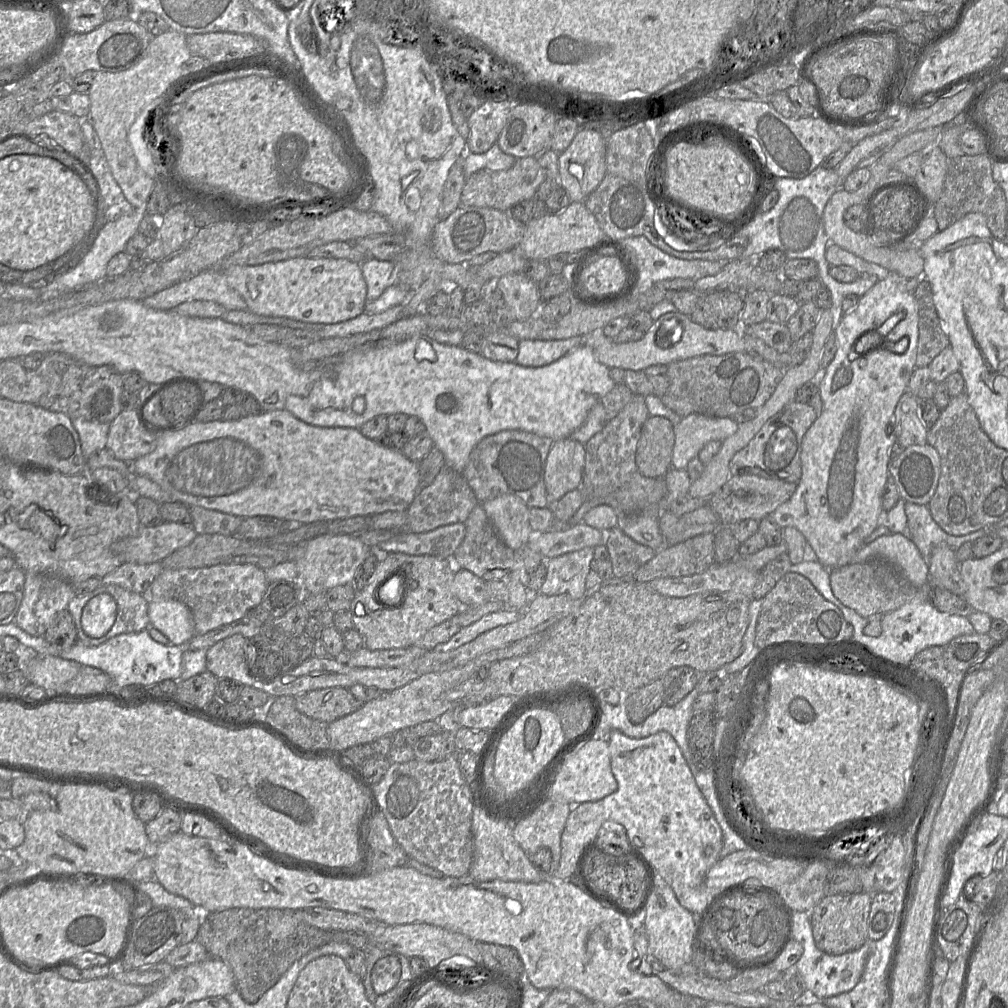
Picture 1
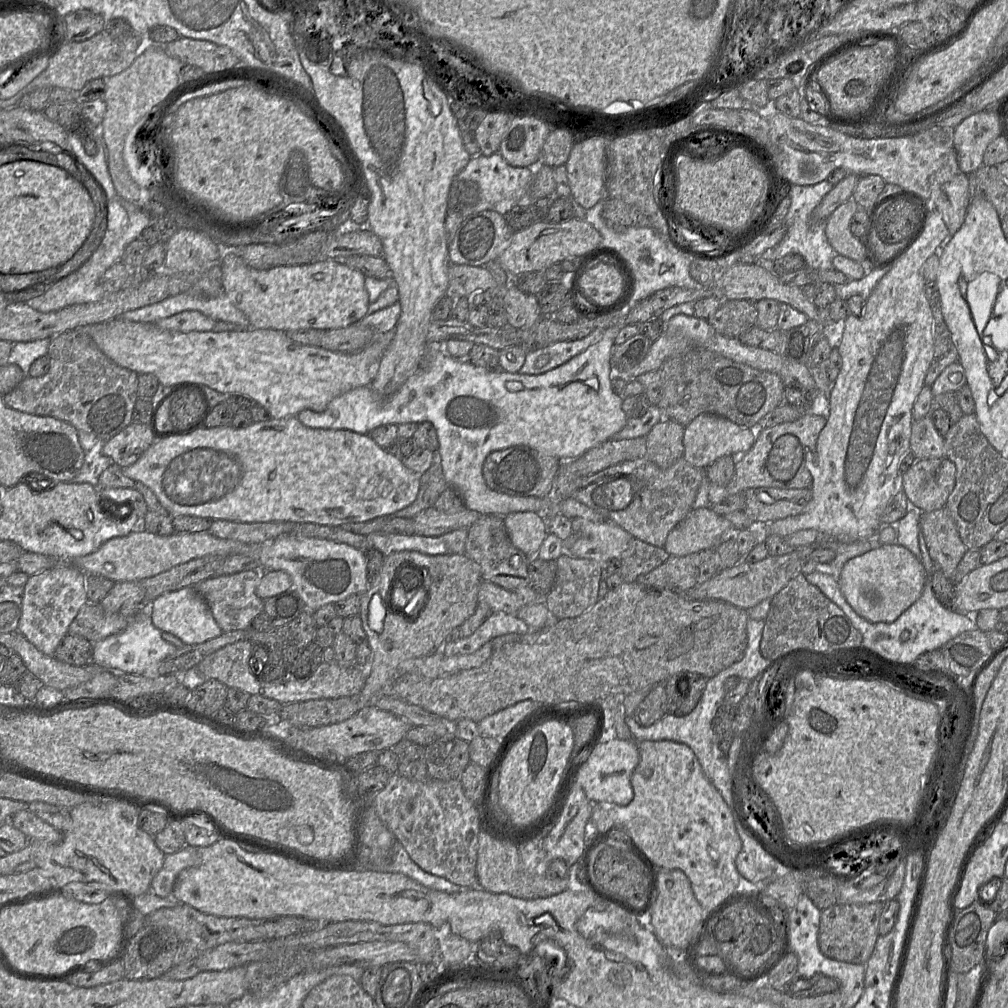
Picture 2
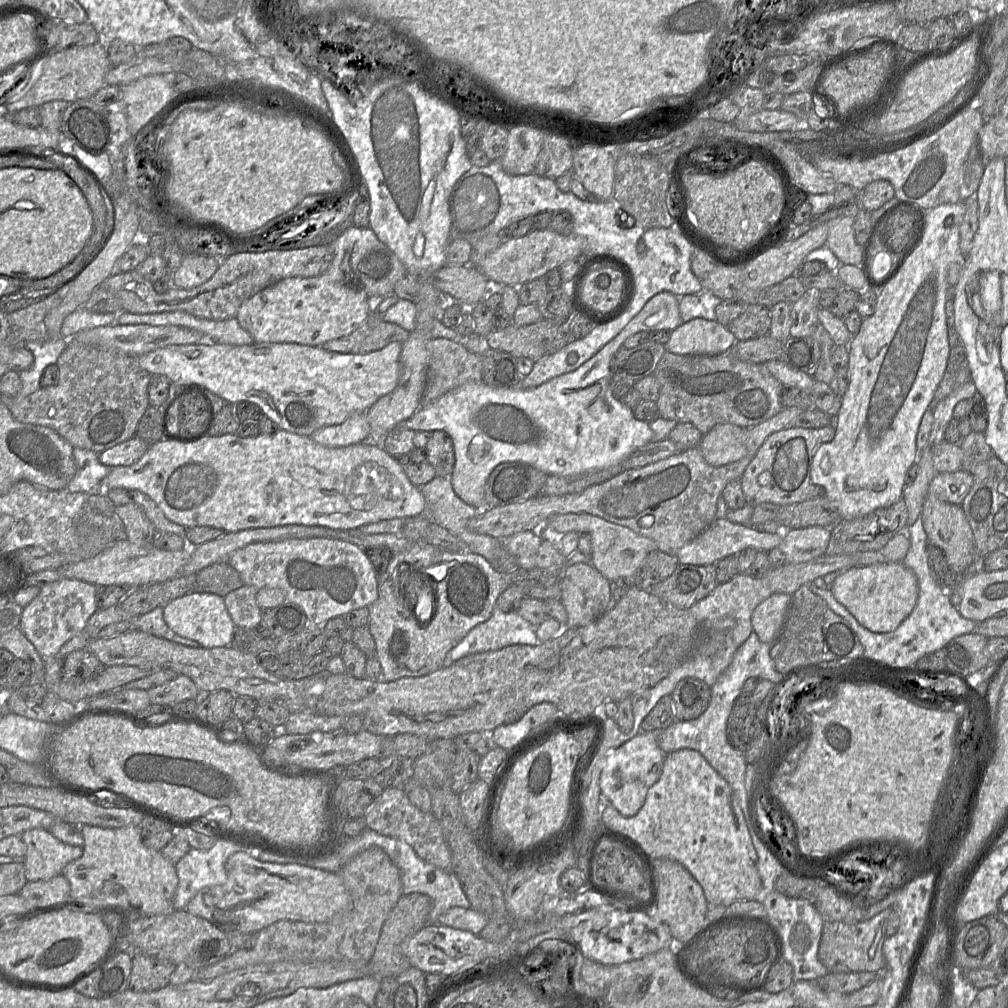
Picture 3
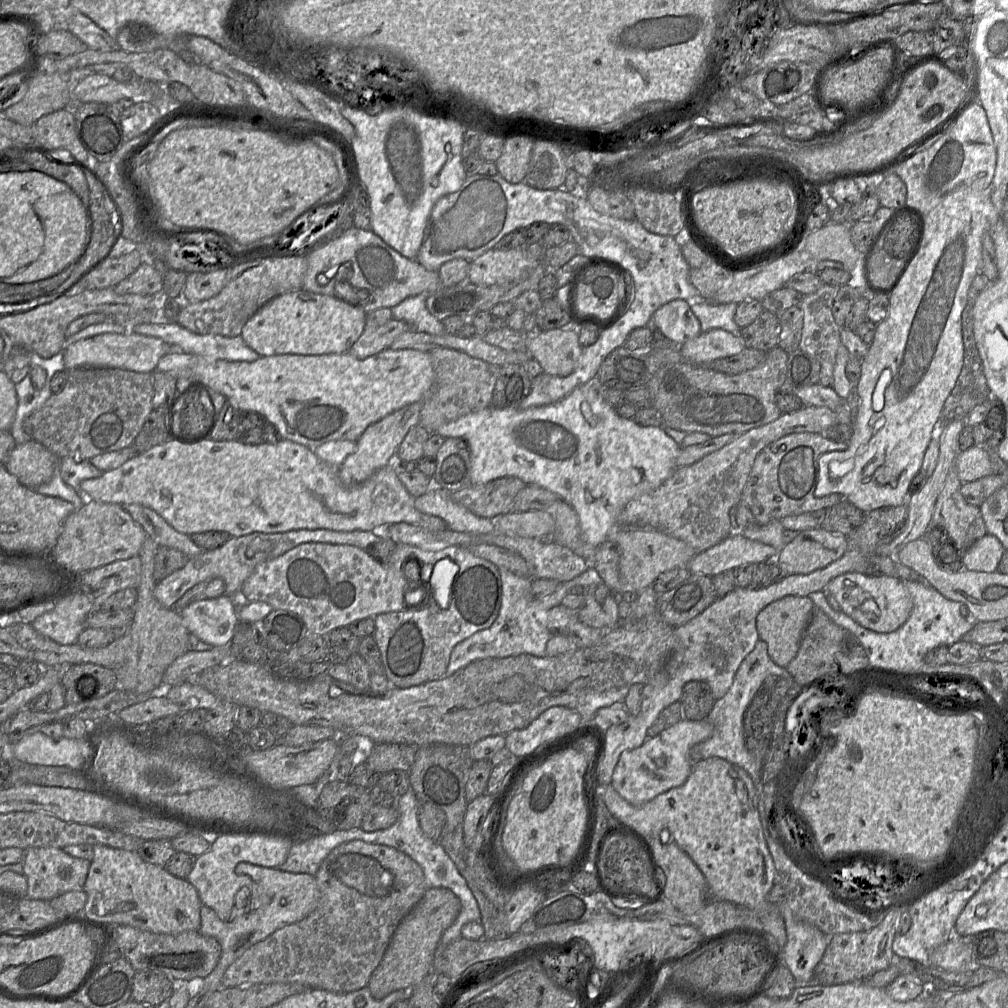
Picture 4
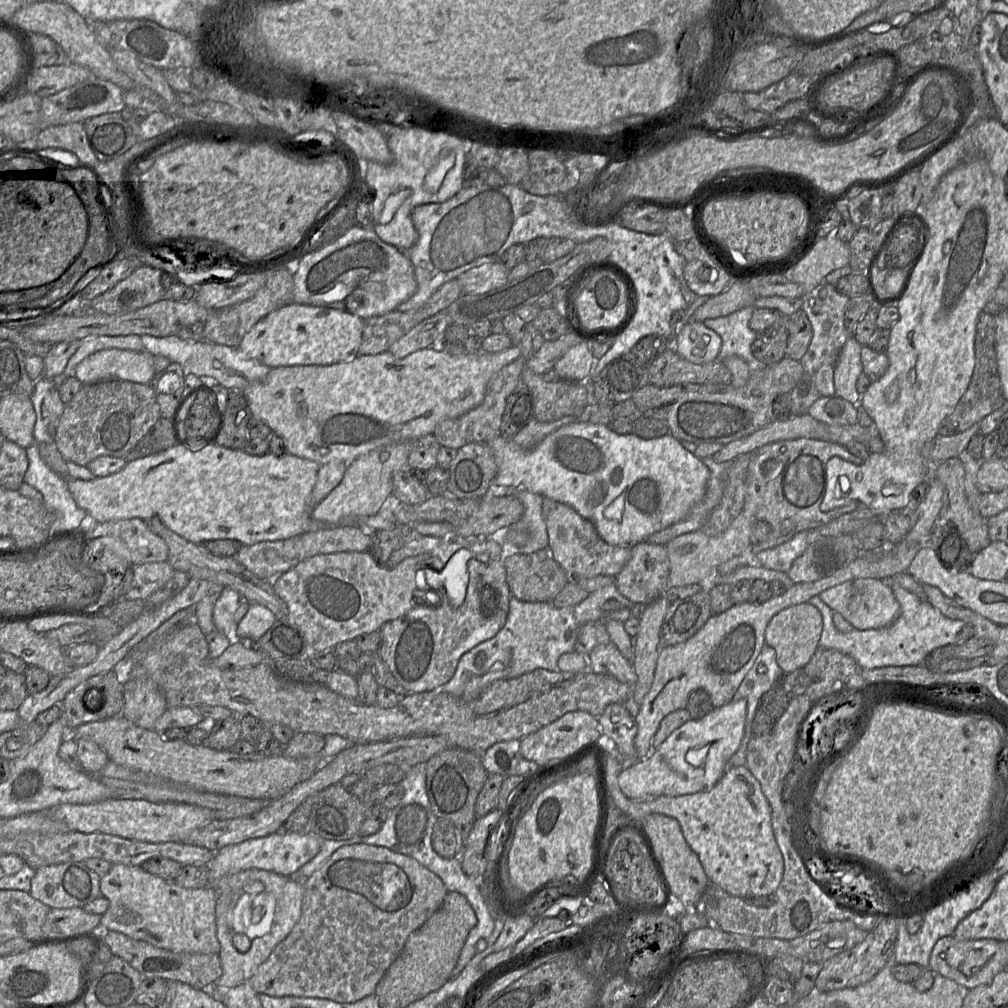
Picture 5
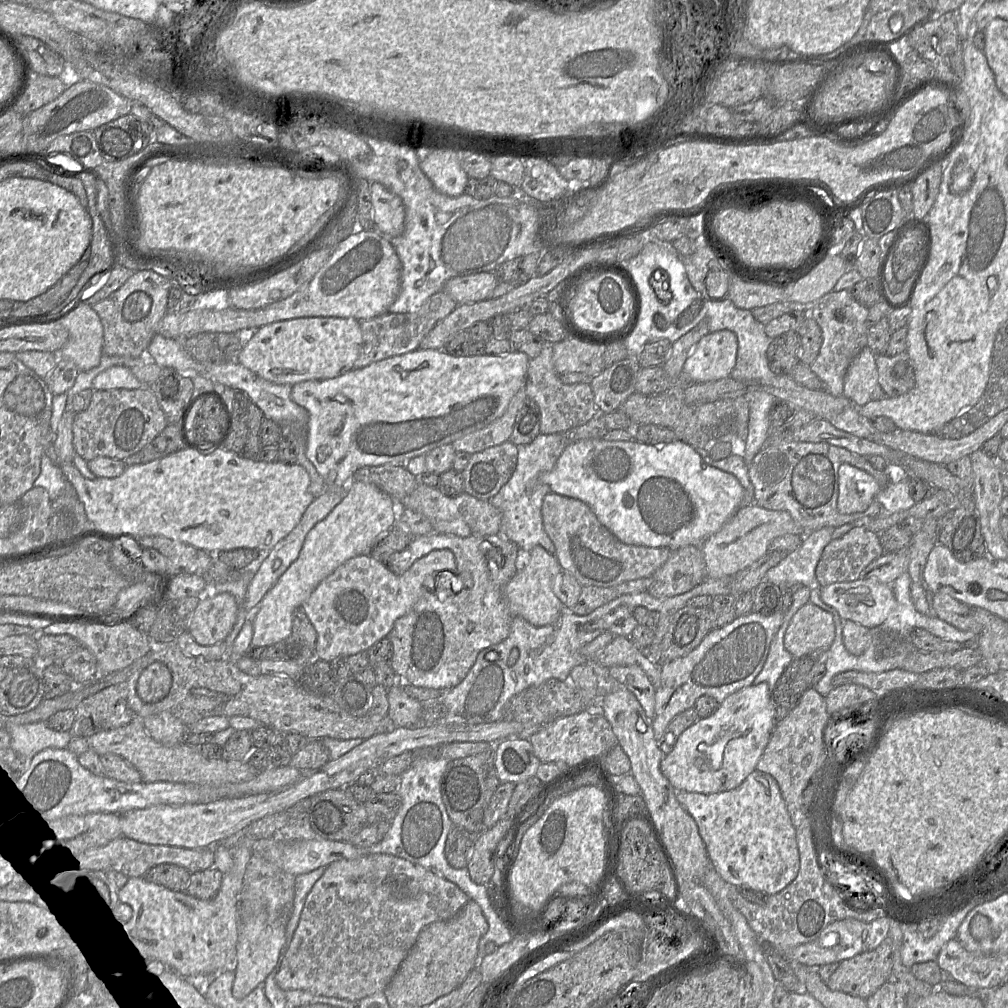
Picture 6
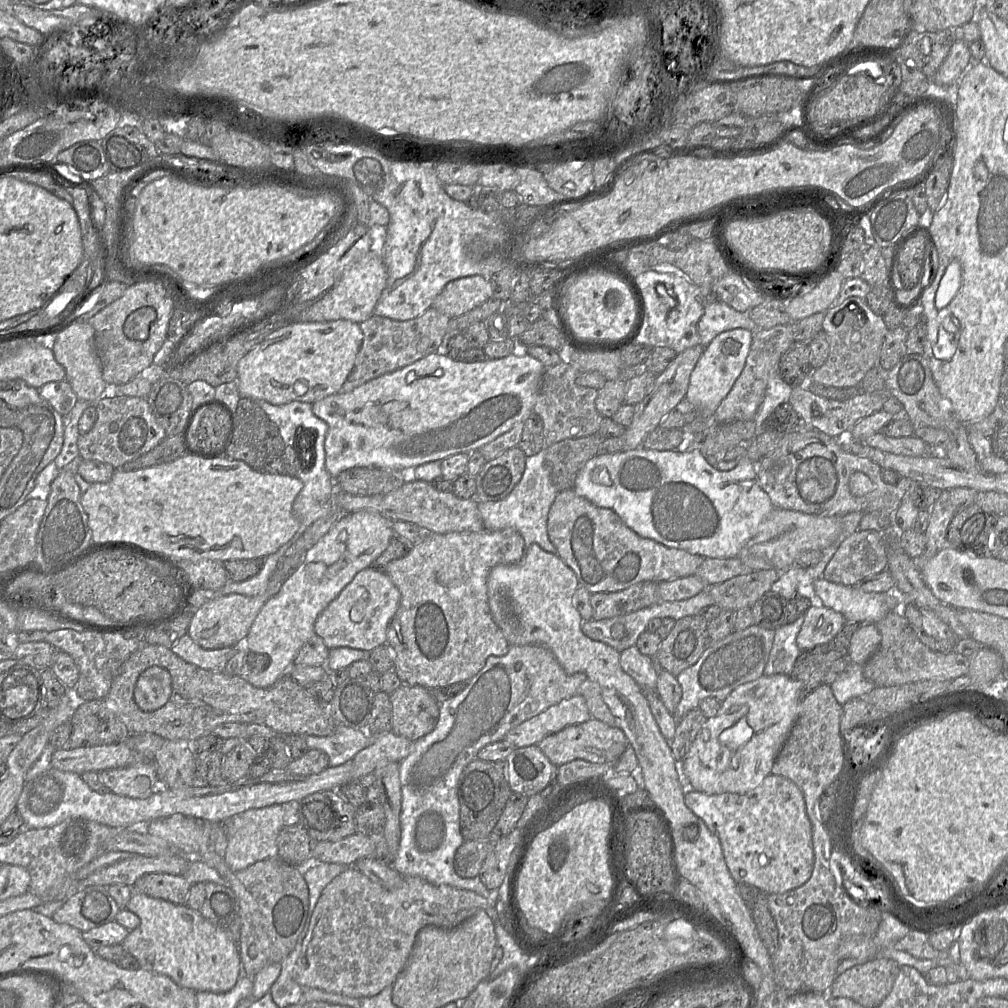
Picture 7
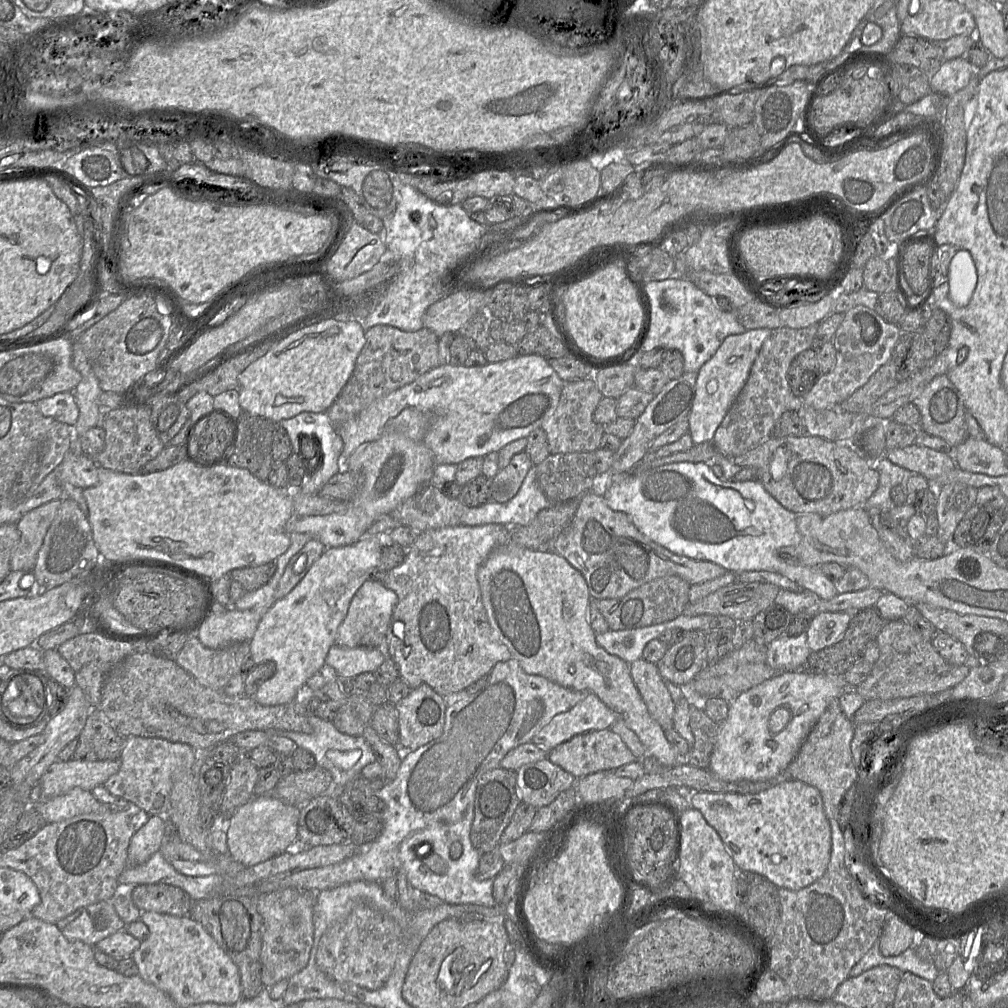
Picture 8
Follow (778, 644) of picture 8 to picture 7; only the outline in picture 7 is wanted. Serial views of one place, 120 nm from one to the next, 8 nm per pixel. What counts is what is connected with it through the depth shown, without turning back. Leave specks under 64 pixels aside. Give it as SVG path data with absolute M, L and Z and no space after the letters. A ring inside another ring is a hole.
M800 616L793 623L786 623L776 629L763 675L791 674L794 664L802 652L797 645L796 638L803 619L804 616Z

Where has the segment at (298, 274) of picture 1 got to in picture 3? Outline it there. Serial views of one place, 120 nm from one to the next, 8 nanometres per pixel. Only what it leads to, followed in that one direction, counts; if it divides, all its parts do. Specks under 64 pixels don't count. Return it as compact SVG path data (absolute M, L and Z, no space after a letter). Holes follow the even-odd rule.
M316 276L289 277L266 287L243 302L236 318L255 343L297 343L321 347L330 340L353 333L369 316L368 296L363 290Z

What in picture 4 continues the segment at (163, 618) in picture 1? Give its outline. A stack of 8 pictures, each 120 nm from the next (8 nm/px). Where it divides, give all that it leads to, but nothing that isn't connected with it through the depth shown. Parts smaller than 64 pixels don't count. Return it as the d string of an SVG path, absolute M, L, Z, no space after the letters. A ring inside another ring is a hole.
M227 595L194 601L180 615L190 634L212 647L227 647L239 623L238 608Z

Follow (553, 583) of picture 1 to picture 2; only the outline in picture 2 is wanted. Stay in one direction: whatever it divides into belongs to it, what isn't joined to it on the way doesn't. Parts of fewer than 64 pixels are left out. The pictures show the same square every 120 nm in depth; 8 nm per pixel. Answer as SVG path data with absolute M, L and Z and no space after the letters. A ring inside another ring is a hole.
M563 554L555 562L557 564L556 579L551 591L545 596L545 605L557 620L577 617L600 599L599 586L602 580L602 568L597 561L569 554Z

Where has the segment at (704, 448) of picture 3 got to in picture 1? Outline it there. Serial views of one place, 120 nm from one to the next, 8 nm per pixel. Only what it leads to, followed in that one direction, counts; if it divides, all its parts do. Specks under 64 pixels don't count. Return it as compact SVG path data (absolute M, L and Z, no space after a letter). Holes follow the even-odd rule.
M692 413L681 419L674 428L675 444L671 468L686 470L691 459L711 441L722 442L733 435L738 424L731 418Z

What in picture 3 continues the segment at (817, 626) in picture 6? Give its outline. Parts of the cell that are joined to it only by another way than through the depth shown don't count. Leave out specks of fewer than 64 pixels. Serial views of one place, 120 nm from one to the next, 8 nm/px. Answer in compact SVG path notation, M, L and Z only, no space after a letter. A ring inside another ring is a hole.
M774 593L754 609L751 624L762 642L771 645L779 637L790 602L790 594Z

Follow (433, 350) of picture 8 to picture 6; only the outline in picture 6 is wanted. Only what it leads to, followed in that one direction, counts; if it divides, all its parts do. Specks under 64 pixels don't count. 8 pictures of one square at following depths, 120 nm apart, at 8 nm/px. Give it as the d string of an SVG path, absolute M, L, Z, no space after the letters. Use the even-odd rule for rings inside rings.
M441 290L429 297L415 312L387 312L375 318L360 321L362 344L359 356L354 364L354 369L360 369L373 362L419 349L420 343L424 337L439 321L448 316L457 305L457 302L452 297Z

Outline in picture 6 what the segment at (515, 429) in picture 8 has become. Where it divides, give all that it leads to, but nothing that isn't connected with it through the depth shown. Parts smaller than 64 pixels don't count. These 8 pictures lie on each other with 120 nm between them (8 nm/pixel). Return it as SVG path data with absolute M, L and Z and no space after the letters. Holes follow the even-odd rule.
M417 349L402 355L373 362L360 369L352 369L338 377L325 380L307 380L291 386L291 398L309 414L307 426L306 457L323 478L327 488L347 488L353 474L360 468L381 465L404 466L410 459L424 456L431 450L452 444L454 441L479 431L500 418L507 410L515 395L524 390L530 358L519 351L501 355L453 356L444 350Z

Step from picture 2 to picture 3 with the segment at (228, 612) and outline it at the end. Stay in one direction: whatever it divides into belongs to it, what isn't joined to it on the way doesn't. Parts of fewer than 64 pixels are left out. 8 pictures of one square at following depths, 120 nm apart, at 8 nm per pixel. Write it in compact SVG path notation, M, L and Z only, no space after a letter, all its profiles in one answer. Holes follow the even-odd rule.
M243 584L223 597L227 611L236 628L254 628L262 619L262 609L256 602L259 589Z

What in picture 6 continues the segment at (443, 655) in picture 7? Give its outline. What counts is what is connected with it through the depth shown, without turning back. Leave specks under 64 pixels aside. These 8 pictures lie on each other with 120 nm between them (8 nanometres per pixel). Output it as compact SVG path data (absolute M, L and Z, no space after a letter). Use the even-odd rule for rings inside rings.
M439 533L415 537L408 547L390 556L386 566L394 574L401 575L413 563L435 550L450 550L455 557L456 570L466 582L466 587L458 593L451 589L450 571L442 571L436 578L435 589L424 592L411 610L398 618L389 635L391 642L391 657L389 664L393 671L408 683L436 690L450 690L458 685L474 665L478 654L485 648L504 641L510 631L512 615L504 597L504 587L508 581L520 570L520 562L526 559L526 553L520 552L516 544L503 537L500 533L490 536L459 537Z

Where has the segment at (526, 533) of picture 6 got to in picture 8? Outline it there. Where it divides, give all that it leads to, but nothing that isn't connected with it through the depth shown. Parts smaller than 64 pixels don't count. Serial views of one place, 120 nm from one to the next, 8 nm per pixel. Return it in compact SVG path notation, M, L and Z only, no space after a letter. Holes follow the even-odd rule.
M536 465L528 471L518 493L509 501L489 501L476 507L464 508L460 524L480 526L502 524L525 527L531 524L537 514L553 503L540 490L536 480Z

